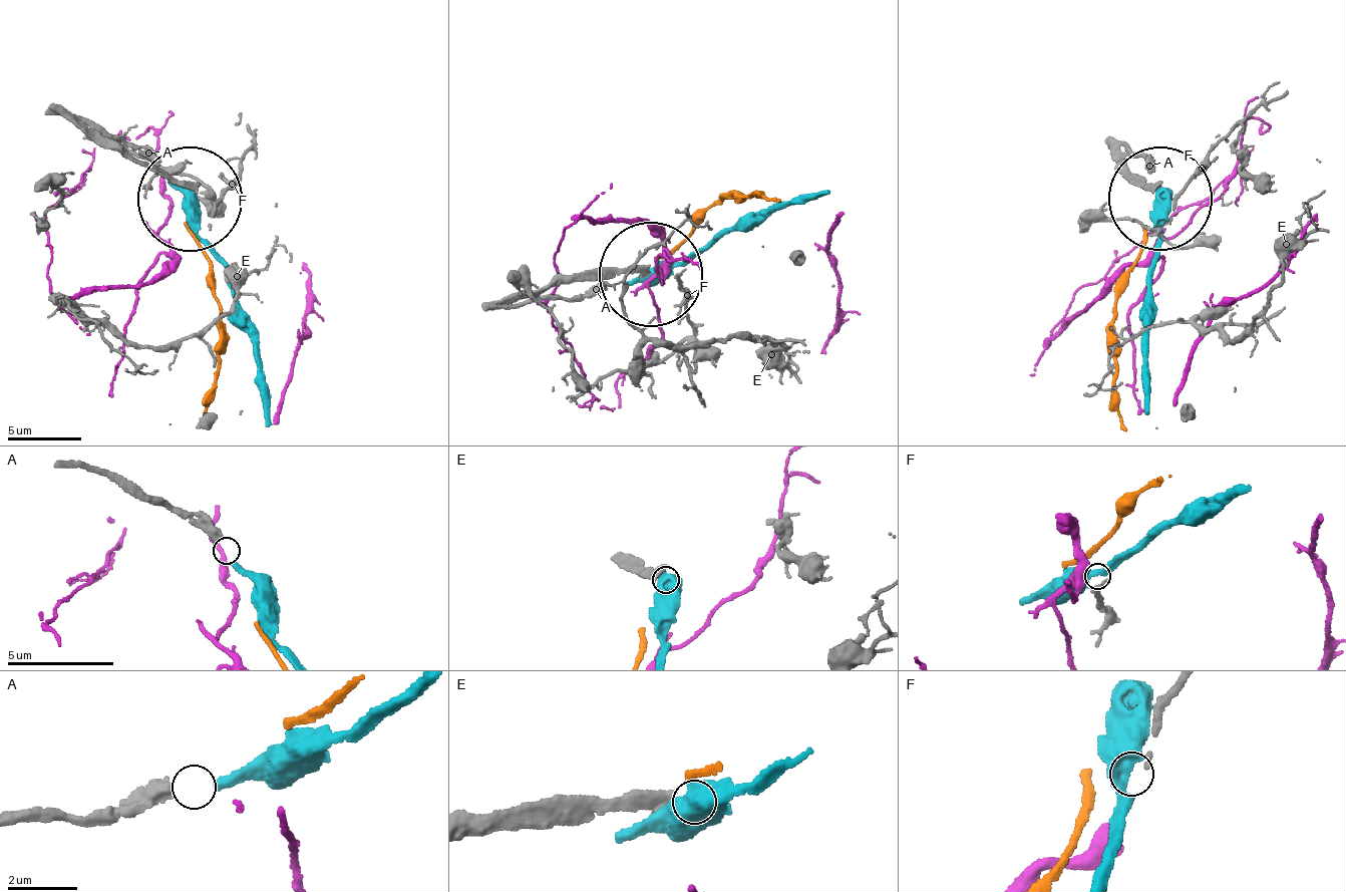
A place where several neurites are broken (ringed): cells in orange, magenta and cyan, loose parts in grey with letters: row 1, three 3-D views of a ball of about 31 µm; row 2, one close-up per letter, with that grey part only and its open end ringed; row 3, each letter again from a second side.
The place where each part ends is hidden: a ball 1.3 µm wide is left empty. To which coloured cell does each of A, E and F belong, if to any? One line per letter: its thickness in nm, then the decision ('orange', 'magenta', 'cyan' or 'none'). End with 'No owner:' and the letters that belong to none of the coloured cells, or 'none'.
A: 400 nm | cyan
E: 440 nm | none
F: 90 nm | none
No owner: E, F

